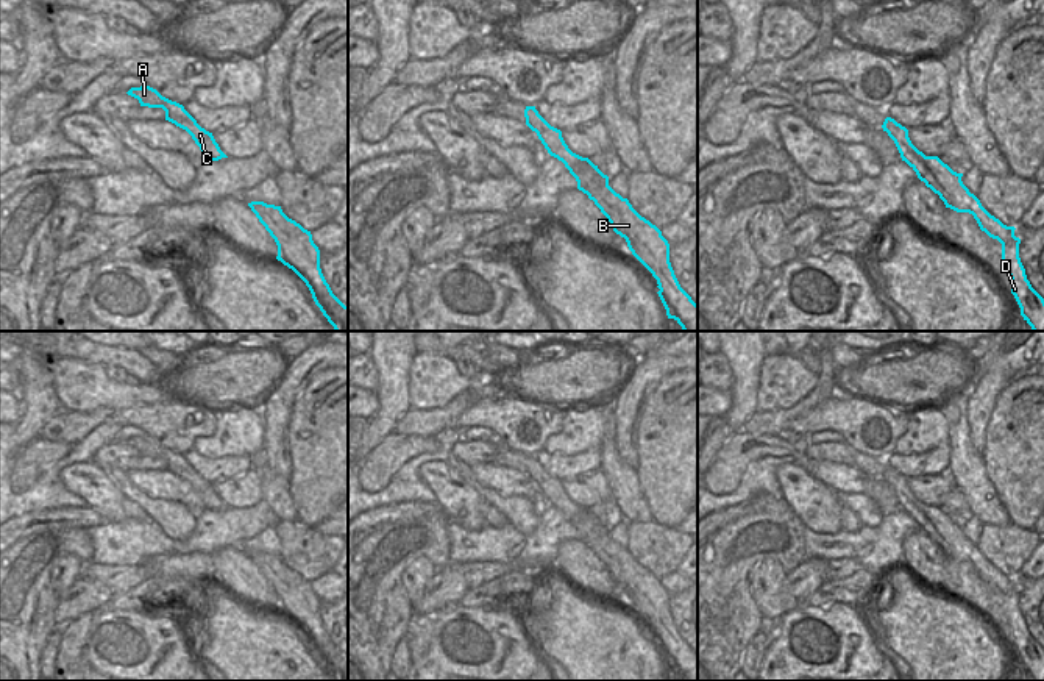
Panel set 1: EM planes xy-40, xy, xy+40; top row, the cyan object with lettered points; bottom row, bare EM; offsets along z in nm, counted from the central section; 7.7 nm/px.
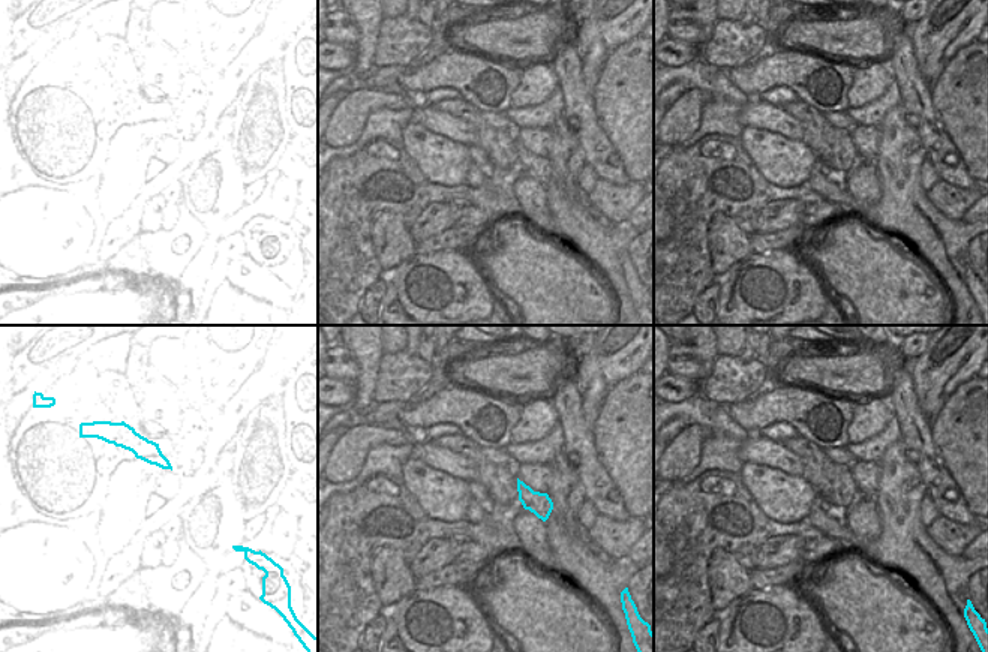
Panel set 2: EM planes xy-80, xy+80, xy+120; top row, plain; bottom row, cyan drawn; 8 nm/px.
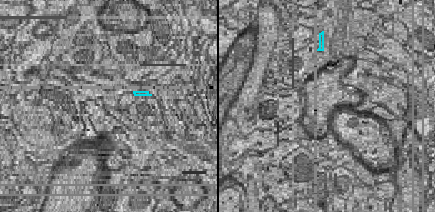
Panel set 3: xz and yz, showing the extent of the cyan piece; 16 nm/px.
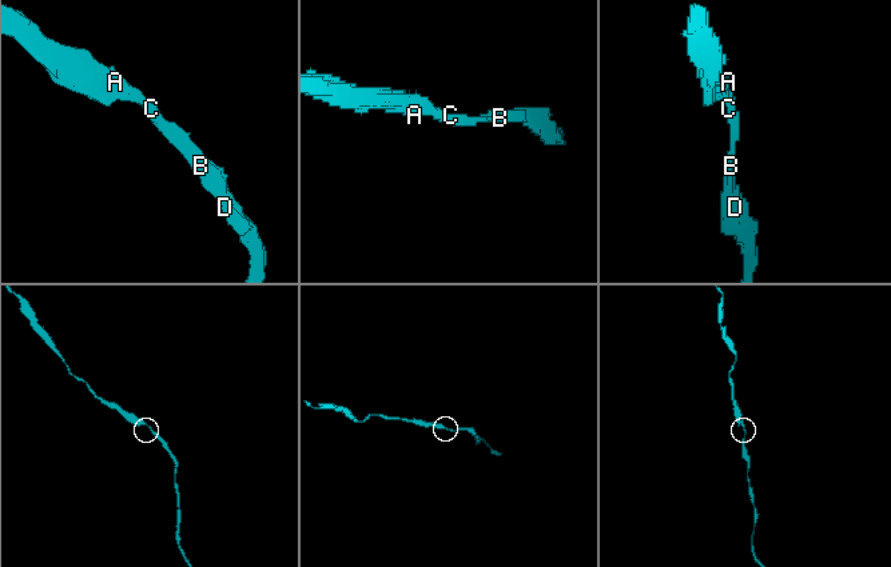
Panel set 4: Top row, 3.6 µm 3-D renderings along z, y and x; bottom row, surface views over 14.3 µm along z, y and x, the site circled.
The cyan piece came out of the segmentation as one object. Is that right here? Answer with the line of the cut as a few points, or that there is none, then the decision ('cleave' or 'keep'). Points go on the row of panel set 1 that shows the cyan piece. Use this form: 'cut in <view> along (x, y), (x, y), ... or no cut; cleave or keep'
no cut; keep

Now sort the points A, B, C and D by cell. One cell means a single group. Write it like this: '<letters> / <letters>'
A B C D

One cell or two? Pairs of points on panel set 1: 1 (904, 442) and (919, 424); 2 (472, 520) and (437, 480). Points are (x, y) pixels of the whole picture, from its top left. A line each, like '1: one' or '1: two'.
1: one
2: one

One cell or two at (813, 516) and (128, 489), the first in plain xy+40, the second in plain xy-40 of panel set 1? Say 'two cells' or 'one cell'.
two cells

